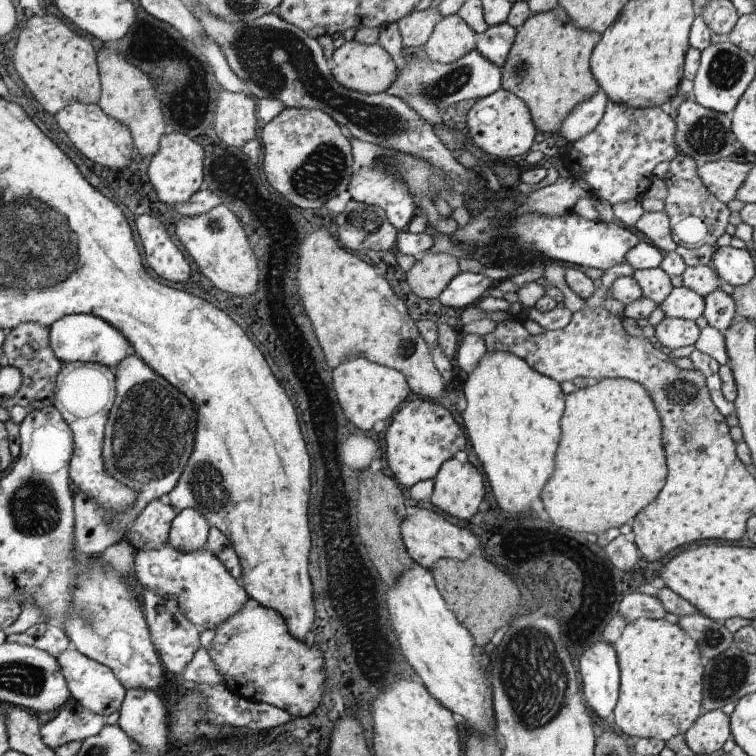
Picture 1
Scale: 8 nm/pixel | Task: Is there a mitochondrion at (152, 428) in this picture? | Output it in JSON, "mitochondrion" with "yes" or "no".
{"mitochondrion":"yes"}

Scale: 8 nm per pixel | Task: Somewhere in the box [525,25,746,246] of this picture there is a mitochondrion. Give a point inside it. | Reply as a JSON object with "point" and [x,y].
{"point":[706,135]}

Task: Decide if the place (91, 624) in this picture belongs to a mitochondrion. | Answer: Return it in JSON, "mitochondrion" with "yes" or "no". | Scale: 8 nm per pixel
{"mitochondrion":"yes"}

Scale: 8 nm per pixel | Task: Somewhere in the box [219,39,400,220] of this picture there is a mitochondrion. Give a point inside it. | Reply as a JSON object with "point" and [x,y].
{"point":[319,175]}

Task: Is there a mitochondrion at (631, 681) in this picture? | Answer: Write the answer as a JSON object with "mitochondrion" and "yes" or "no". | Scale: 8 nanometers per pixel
{"mitochondrion":"no"}

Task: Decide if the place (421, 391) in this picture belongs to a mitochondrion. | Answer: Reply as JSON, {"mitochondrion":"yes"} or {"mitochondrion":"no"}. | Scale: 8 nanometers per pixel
{"mitochondrion":"no"}

